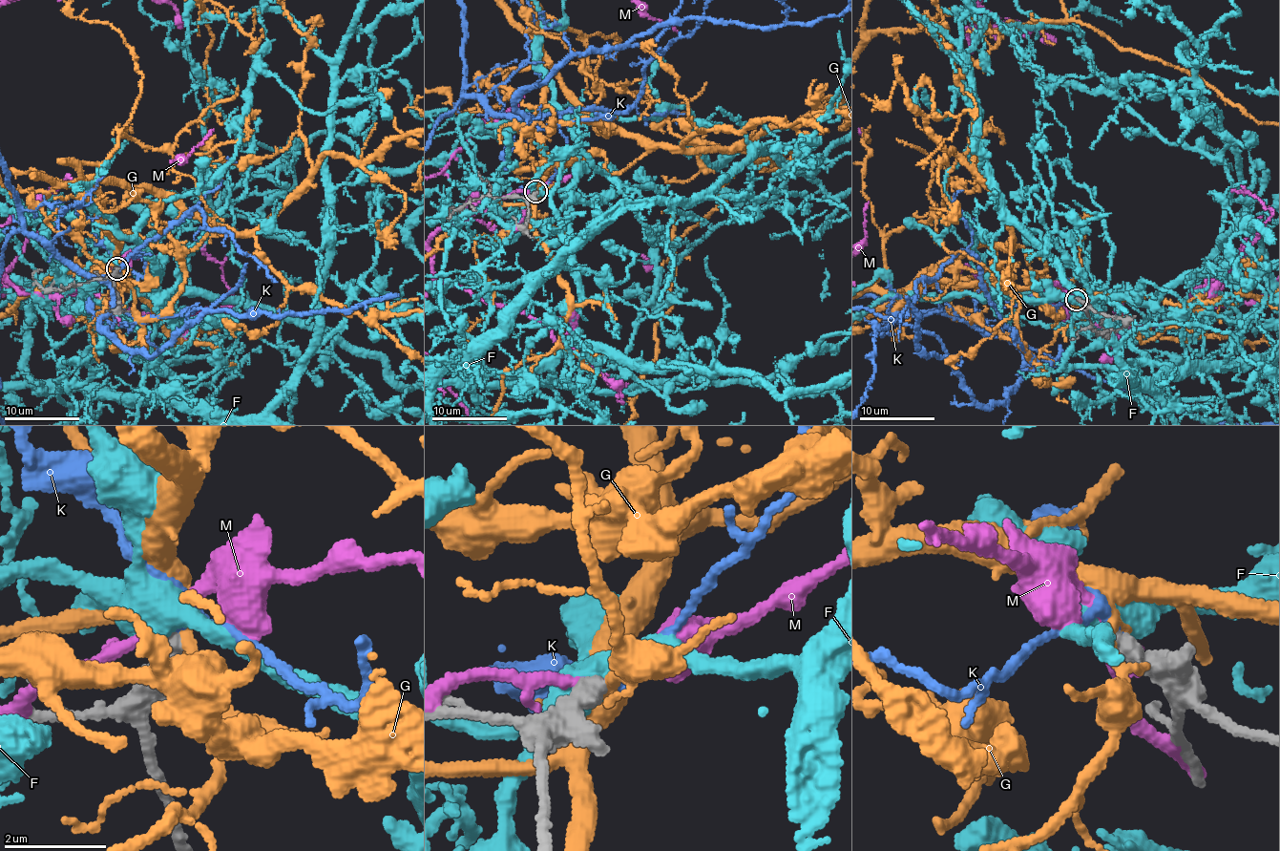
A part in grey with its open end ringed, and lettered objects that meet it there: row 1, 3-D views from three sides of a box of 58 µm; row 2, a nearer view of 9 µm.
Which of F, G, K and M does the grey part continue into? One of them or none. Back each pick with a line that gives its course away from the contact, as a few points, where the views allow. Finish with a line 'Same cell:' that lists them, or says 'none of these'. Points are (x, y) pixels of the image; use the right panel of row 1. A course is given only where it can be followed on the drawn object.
Same cell: none of these

